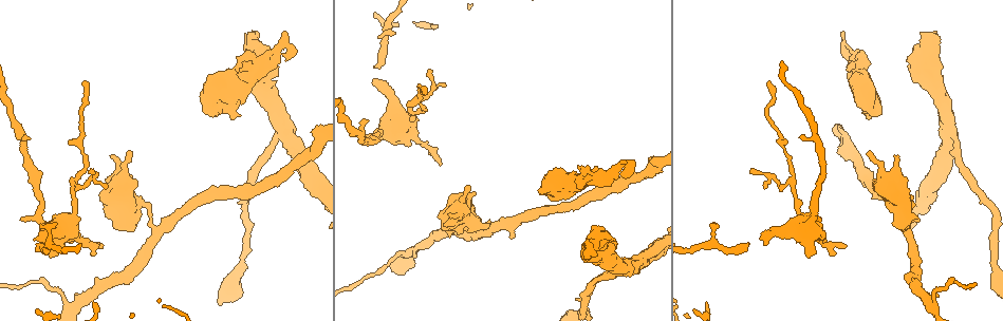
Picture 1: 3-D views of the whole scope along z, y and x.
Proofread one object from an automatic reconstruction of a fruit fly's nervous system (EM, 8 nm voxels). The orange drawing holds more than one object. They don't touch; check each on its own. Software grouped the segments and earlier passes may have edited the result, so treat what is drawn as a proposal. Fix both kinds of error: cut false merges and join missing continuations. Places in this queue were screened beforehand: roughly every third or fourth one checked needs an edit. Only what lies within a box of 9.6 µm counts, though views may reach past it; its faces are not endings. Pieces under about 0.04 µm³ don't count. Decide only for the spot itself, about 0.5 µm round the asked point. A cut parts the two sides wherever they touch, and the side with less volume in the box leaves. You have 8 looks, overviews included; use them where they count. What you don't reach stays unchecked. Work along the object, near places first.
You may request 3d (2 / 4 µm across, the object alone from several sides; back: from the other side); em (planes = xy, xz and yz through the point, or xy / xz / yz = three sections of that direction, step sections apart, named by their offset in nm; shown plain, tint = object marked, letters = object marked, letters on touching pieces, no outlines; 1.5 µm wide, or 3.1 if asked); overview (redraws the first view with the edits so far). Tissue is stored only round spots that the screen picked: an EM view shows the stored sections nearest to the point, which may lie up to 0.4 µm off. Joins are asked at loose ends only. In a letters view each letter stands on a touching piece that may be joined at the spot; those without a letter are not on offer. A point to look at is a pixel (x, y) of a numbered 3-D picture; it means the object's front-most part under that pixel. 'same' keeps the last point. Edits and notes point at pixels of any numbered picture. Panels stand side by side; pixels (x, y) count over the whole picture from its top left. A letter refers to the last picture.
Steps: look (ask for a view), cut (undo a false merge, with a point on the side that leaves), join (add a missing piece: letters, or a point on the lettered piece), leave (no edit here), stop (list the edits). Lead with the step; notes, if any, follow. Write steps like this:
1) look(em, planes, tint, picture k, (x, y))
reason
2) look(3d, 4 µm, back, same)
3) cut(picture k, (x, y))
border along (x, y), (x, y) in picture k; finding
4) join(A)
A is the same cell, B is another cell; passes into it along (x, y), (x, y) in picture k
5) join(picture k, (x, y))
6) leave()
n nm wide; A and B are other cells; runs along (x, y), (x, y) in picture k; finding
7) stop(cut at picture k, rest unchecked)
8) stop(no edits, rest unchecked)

look(em, yz, step 8, letters, picture 1, (870, 151))
free end

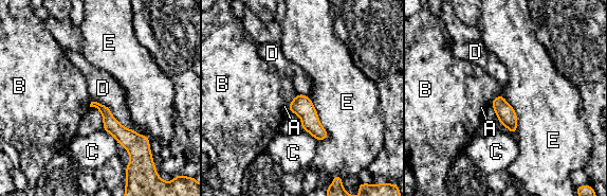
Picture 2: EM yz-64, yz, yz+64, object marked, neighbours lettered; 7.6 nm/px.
leave()
A, B, C, D and E are other cells; no lettered piece goes on from it

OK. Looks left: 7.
look(em, planes, letters, picture 1, (23, 217))
an open end

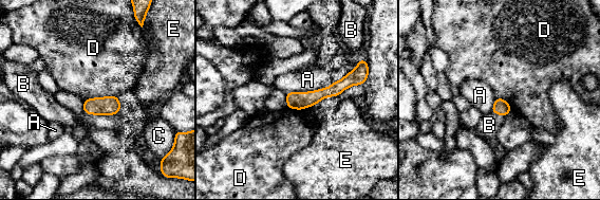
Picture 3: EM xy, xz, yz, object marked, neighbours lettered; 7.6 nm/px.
leave()
A, B, C, D and E are other cells; border along (117, 95), (95, 96), (83, 101) in picture 3; none of them fits

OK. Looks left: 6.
look(em, planes, plain, picture 1, (439, 165))
tapers out

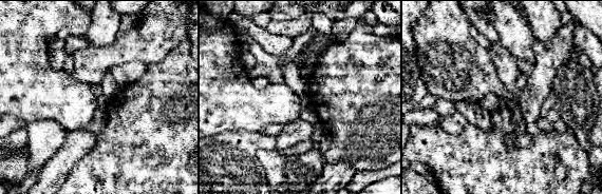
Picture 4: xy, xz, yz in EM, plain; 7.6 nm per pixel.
look(em, planes, letters, same)

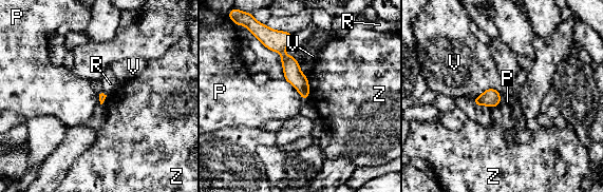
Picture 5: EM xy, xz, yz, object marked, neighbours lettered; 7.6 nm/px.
leave()
P, R, V and Z are other cells; border along (283, 79), (287, 80), (303, 99) in picture 5; no lettered piece goes on from it

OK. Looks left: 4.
stop(no edits, rest unchecked)

